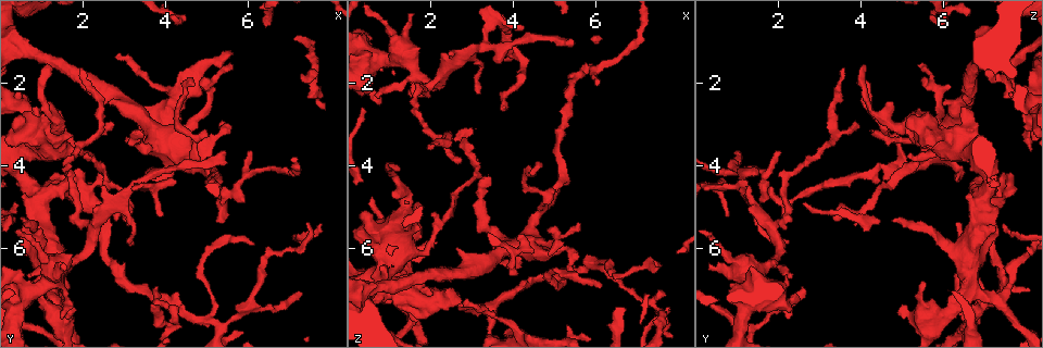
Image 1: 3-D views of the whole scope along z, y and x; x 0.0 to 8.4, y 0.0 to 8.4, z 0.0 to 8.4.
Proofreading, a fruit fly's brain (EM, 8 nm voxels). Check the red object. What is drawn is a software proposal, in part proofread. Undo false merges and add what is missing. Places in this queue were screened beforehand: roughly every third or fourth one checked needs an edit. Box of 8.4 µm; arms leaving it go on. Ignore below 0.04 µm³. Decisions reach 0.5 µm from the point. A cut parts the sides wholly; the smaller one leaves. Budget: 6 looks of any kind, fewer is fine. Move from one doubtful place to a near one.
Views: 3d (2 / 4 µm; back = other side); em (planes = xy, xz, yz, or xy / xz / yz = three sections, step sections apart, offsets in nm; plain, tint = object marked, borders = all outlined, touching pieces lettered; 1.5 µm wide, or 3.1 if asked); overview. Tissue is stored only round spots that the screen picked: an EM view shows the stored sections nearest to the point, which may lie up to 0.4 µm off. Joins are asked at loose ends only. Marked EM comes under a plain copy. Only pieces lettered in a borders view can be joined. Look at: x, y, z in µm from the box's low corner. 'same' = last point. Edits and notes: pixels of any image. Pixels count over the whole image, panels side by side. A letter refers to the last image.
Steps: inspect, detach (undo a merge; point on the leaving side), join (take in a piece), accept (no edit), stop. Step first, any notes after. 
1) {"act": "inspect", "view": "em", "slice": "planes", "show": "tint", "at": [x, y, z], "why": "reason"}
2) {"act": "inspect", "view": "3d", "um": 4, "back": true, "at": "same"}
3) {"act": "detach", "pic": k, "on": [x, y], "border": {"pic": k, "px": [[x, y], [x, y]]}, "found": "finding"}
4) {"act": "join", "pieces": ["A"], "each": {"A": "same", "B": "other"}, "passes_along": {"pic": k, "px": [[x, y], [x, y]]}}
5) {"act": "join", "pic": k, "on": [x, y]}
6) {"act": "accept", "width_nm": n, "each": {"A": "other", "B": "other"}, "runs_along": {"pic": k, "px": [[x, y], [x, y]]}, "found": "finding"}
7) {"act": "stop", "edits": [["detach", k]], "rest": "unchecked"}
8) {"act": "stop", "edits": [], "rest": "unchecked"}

{"act": "inspect", "view": "em", "slice": "xz", "step": 4, "show": "tint", "at": [1.00, 6.00, 6.25], "why": "thick turns thin"}

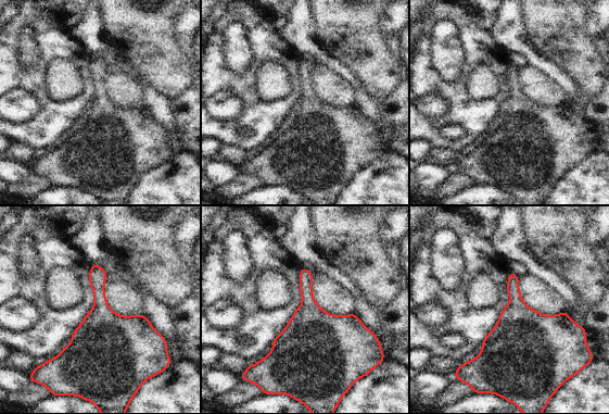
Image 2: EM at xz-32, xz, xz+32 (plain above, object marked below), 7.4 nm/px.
{"act": "inspect", "view": "em", "slice": "planes", "show": "borders", "at": "same"}

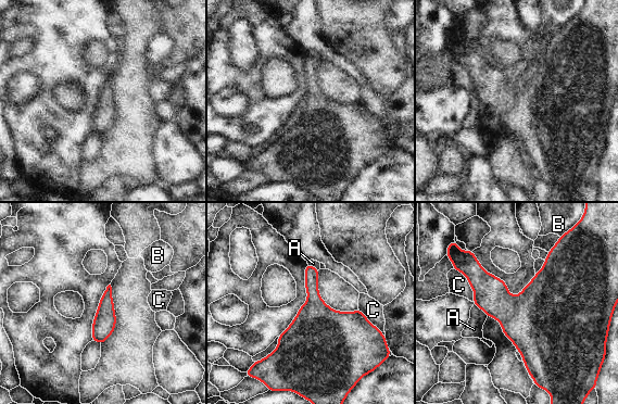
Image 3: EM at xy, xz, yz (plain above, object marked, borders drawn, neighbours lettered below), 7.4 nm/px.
{"act": "accept", "width_nm": 160, "each": {"A": "other", "B": "other", "C": "other"}, "border": {"pic": 3, "px": [[474, 303], [488, 315]]}, "found": "one cell here"}

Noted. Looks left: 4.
{"act": "inspect", "view": "em", "slice": "xy", "step": 4, "show": "tint", "at": [2.85, 1.35, 7.20], "why": "branch stops here"}

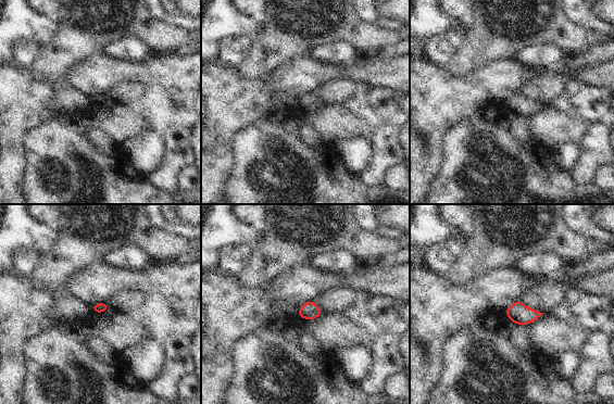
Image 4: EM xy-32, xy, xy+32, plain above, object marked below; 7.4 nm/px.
{"act": "inspect", "view": "em", "slice": "planes", "show": "borders", "at": "same"}

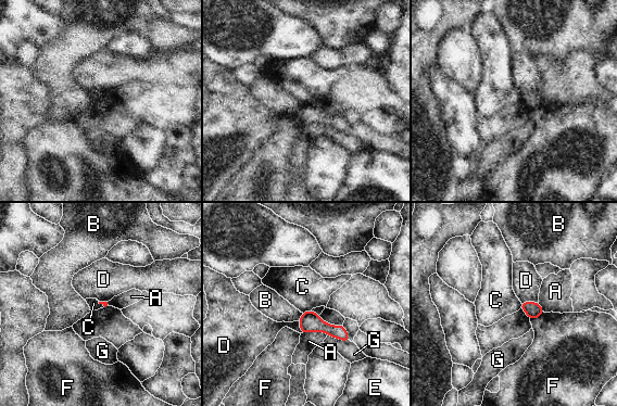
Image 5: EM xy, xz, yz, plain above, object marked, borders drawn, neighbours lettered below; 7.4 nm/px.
{"act": "accept", "each": {"A": "other", "B": "other", "C": "other", "D": "other", "E": "other", "F": "other", "G": "other"}, "border": {"pic": 5, "px": [[311, 309], [302, 313]]}, "found": "no lettered piece goes on from it"}

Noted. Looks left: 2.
{"act": "inspect", "view": "3d", "um": 4, "at": [0.55, 1.20, 7.00], "why": "calibre changes"}

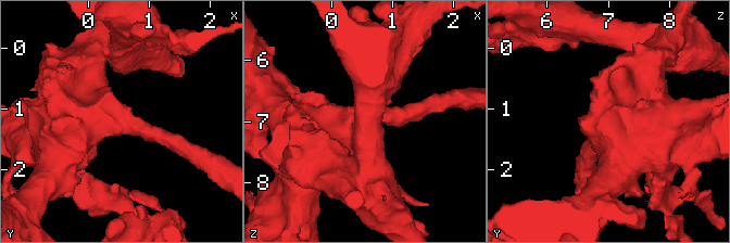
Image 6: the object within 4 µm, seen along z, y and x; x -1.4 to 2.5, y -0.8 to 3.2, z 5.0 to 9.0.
{"act": "inspect", "view": "em", "slice": "planes", "show": "borders", "at": "same", "arm_widths_nm": [260, 700]}

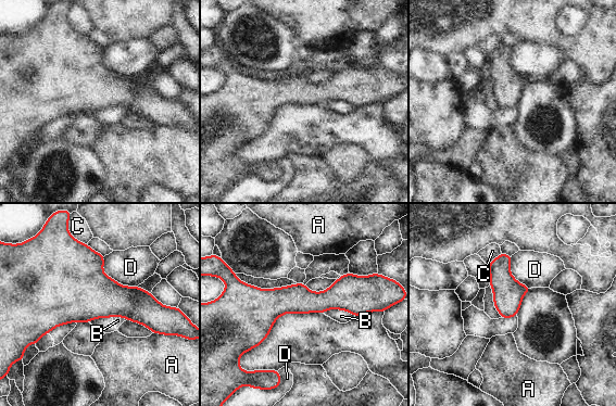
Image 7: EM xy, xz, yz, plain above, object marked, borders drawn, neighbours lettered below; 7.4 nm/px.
{"act": "accept", "each": {"A": "other", "B": "other", "C": "other", "D": "other"}, "runs_along": {"pic": 7, "px": [[242, 303], [355, 301], [366, 309]]}, "found": "continuous, no second cell"}

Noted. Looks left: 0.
{"act": "stop", "edits": [], "rest": "unchecked"}

